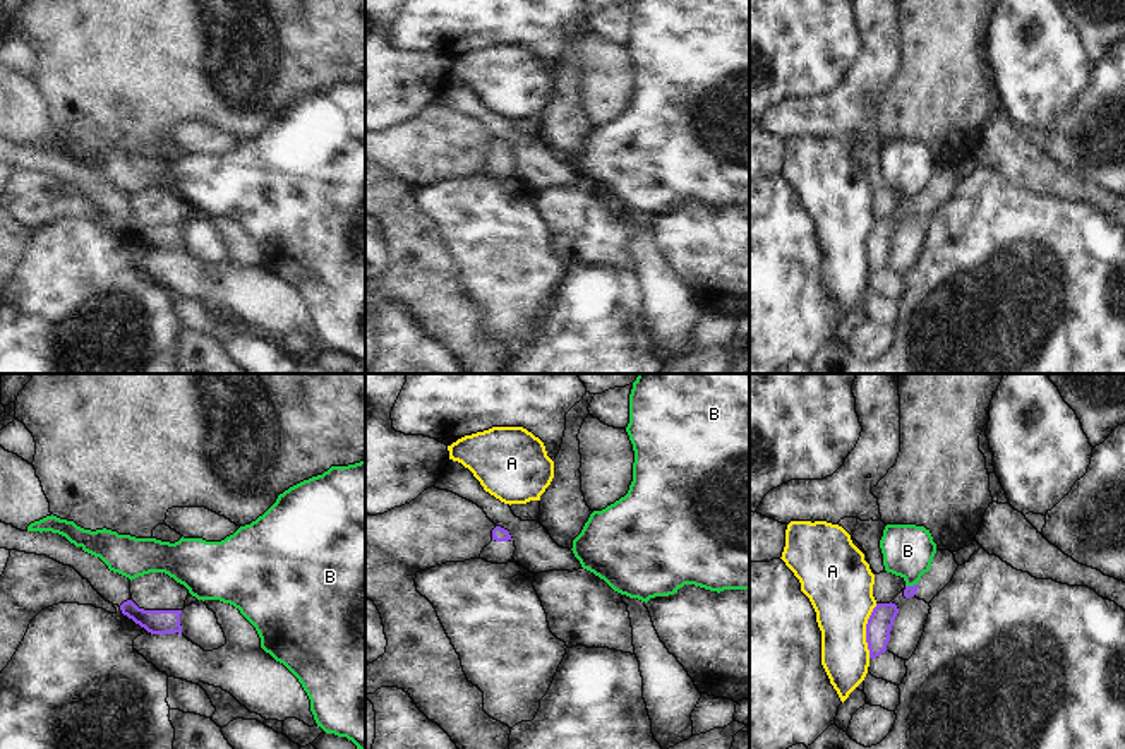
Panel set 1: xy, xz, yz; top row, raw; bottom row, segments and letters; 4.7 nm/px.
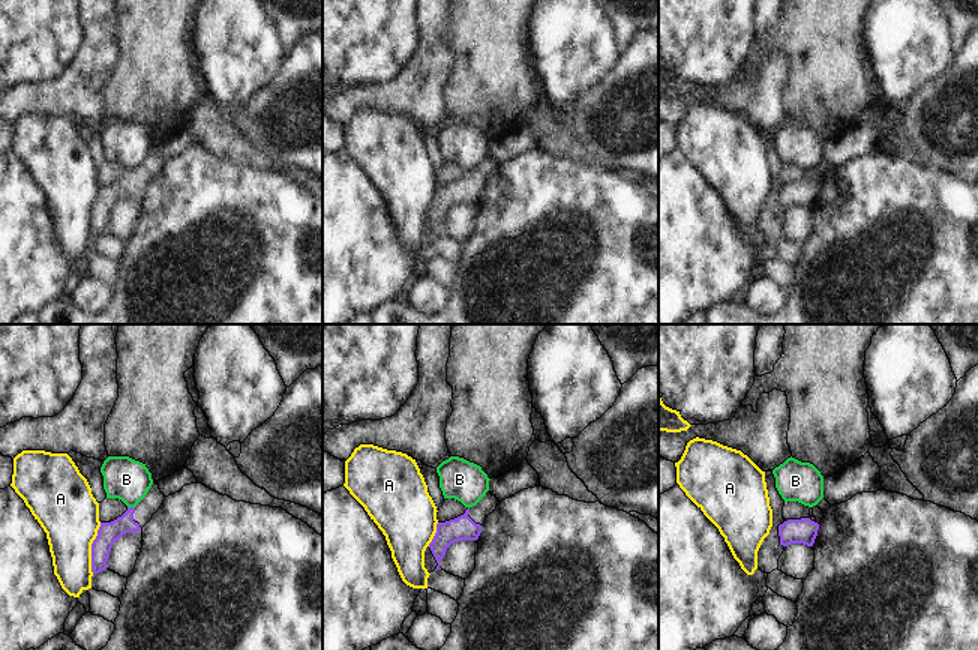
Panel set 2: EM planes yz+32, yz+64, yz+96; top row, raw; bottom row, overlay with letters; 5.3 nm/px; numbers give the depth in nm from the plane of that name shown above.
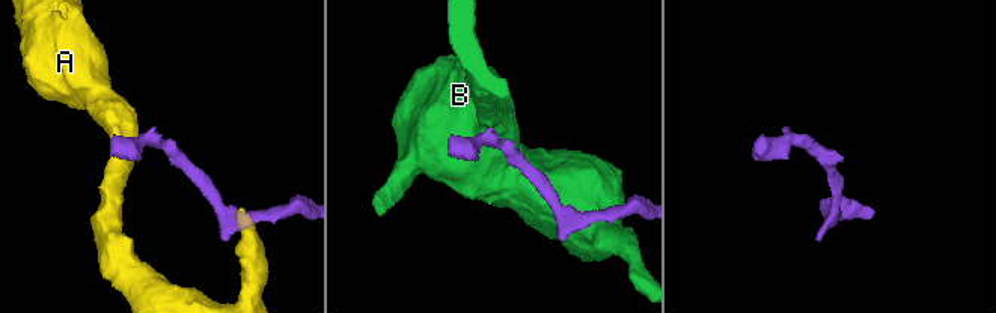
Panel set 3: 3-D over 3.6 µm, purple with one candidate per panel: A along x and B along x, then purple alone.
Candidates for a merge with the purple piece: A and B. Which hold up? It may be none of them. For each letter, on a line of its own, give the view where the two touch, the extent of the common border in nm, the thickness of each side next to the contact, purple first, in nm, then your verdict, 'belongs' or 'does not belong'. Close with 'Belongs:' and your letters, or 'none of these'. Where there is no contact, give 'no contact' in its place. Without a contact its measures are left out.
A: meets purple in yz; contact 260 nm long; 120 nm thick on the purple side, 300 nm on the other; does not belong
B: meets purple in yz; contact 60 nm long; 50 nm thick on the purple side, 240 nm on the other; does not belong
Belongs: none of these

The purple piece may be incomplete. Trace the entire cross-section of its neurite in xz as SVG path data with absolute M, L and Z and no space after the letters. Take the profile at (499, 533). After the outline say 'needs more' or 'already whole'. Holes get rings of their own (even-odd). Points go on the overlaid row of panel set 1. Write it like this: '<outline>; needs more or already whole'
M496 526L492 530L492 542L487 547L484 547L480 559L492 564L508 564L514 562L514 550L516 547L509 531L501 526Z; needs more

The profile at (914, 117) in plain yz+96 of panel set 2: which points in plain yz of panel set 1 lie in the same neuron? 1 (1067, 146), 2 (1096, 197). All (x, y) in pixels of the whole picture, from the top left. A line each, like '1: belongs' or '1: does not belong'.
1: belongs
2: does not belong

